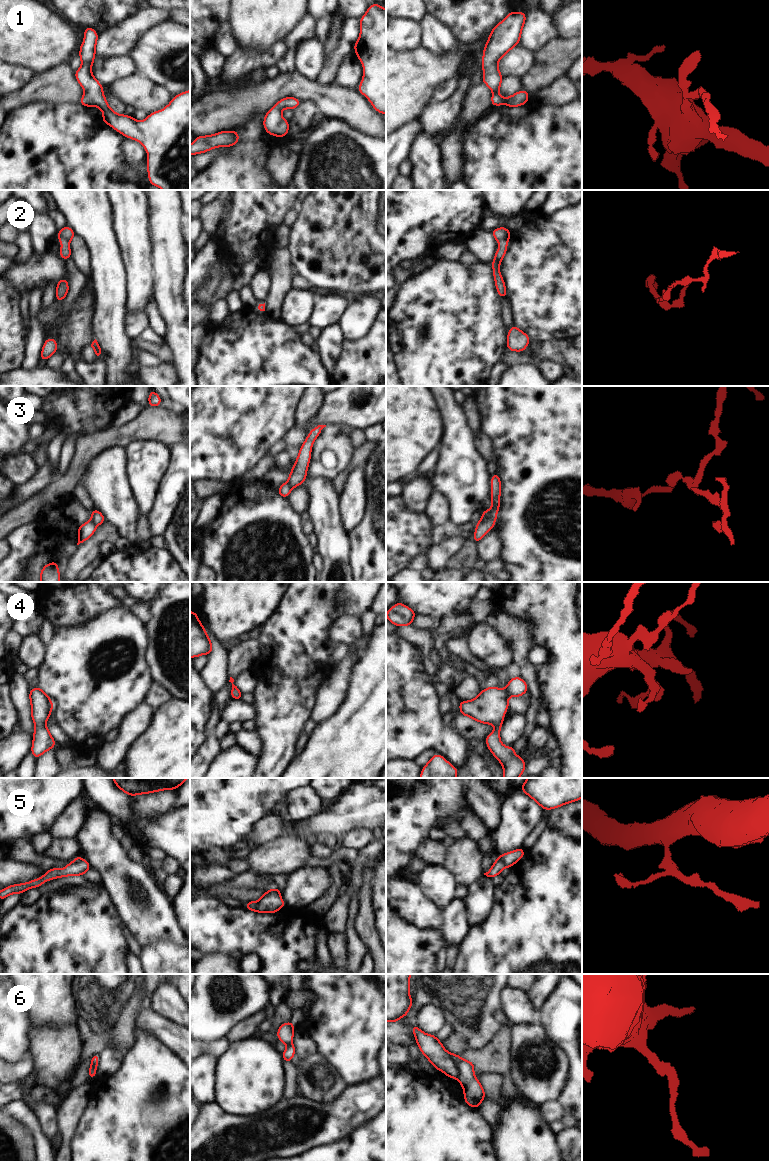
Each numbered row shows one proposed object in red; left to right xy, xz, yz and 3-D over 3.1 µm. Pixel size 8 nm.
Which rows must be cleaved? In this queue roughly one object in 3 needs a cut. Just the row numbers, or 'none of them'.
3, 5, 6

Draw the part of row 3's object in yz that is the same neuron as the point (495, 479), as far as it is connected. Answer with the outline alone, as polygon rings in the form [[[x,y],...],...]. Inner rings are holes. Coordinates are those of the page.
[[[498,473],[491,476],[491,500],[492,506],[488,511],[482,511],[481,520],[475,524],[476,527],[483,524],[489,517],[497,517],[498,510],[500,508],[500,494],[501,494],[501,481]]]

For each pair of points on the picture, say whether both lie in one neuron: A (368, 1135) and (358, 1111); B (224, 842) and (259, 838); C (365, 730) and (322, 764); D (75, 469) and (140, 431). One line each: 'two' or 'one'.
A: two
B: two
C: one
D: one

